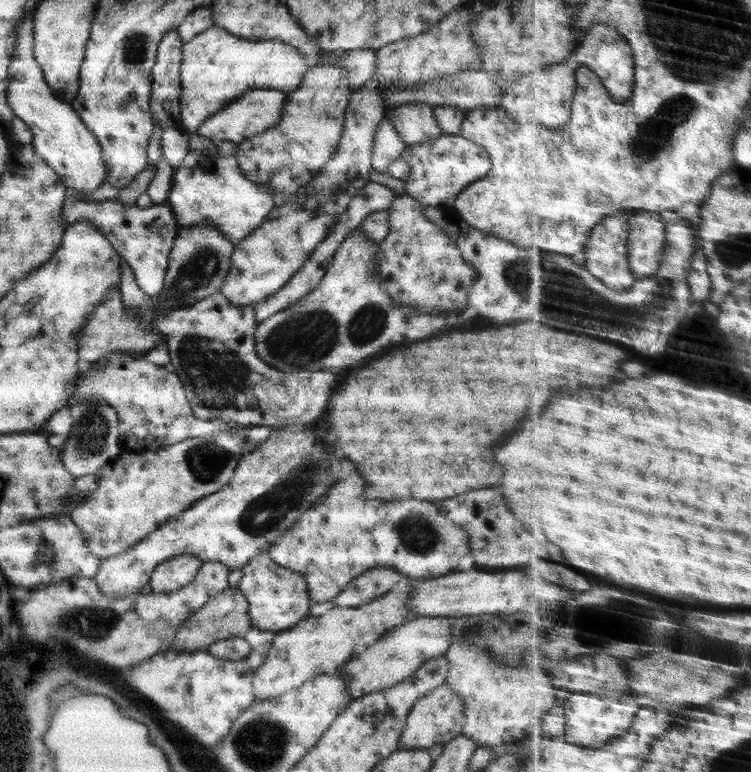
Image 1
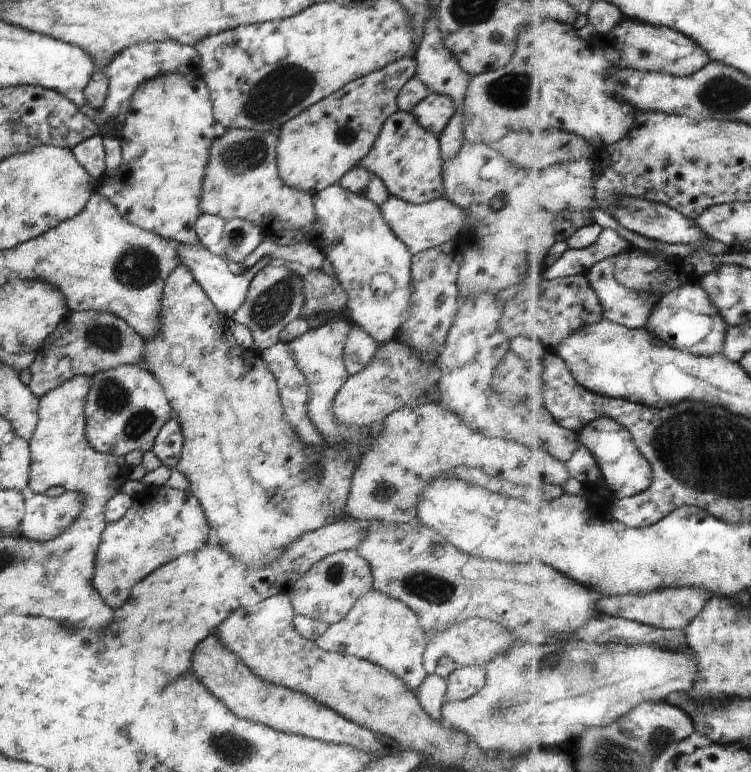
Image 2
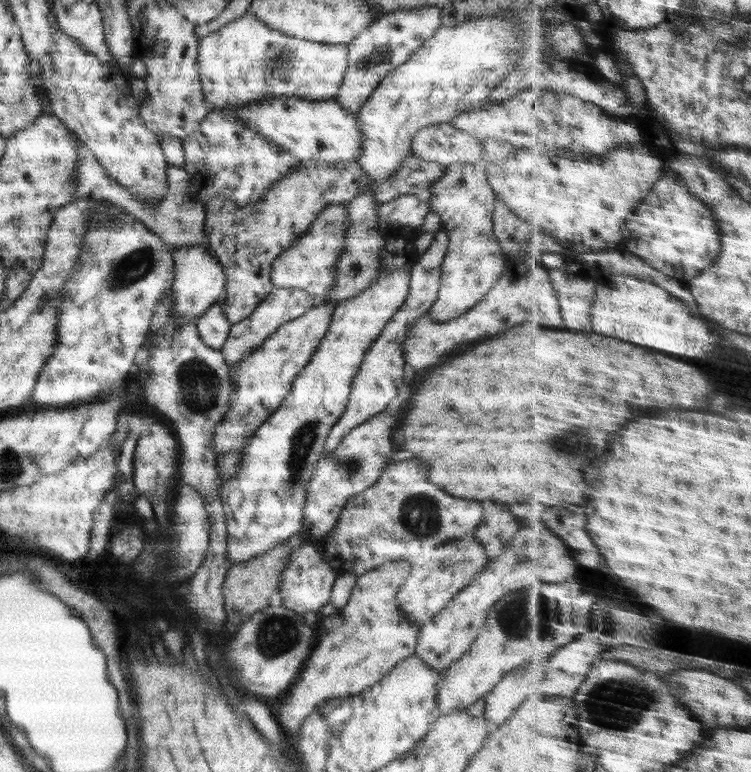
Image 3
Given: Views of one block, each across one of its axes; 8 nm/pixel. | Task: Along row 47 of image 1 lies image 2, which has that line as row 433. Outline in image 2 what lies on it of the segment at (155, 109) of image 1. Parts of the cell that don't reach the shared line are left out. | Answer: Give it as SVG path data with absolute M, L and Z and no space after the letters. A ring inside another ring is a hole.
M172 416L159 428L150 451L161 461L161 465L173 469L179 460L183 440L178 420Z

